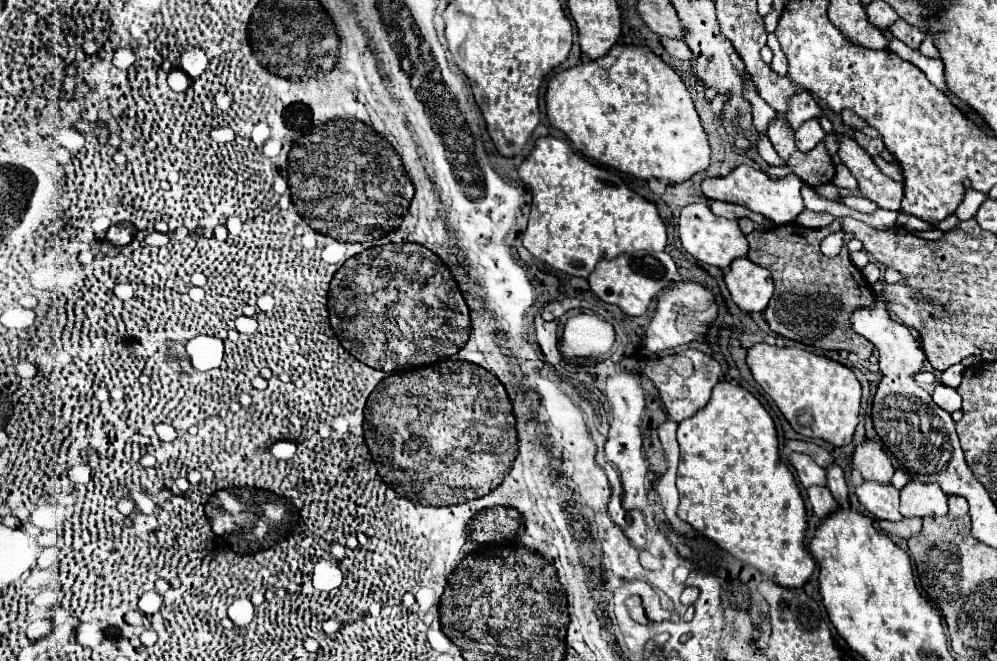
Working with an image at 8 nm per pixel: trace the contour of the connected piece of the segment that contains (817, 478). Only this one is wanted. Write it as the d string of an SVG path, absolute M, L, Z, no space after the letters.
M793 452L793 454L789 454L789 462L797 470L797 476L799 476L799 480L805 488L809 488L809 486L827 486L825 470L819 468L809 456Z

